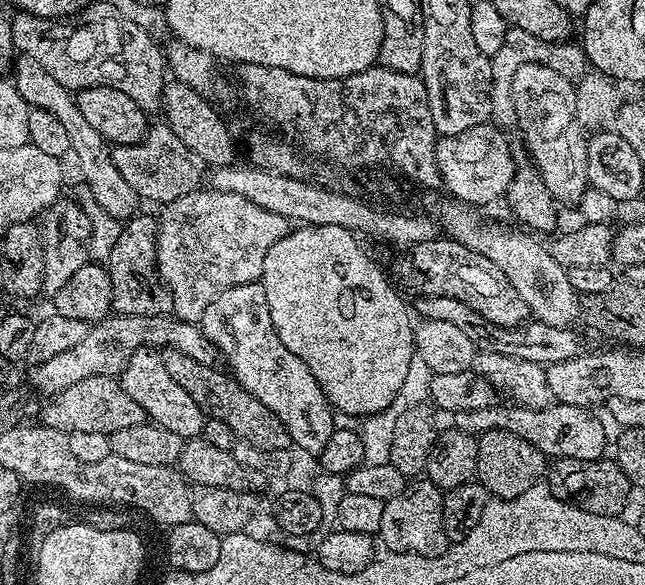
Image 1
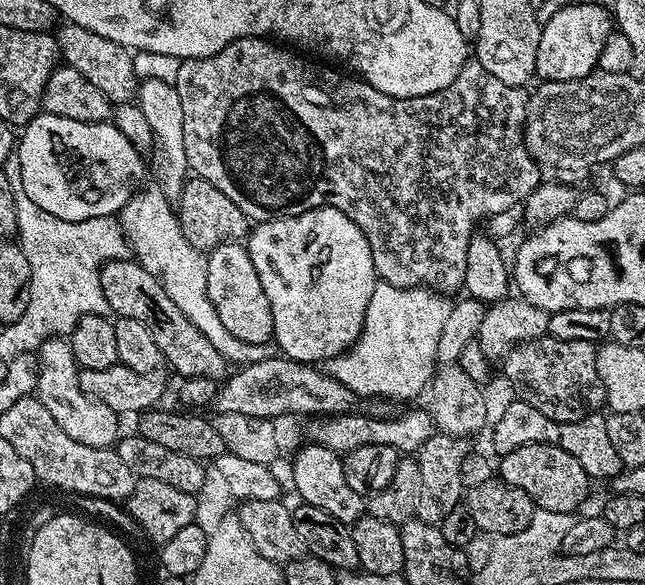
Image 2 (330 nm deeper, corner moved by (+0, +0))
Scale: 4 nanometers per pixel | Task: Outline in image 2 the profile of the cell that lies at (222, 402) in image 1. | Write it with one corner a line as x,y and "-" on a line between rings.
125,258
111,260
100,267
100,285
109,309
117,317
134,318
134,322
142,322
146,330
150,330
158,350
162,350
165,365
177,372
177,377
197,376
210,378
217,382
223,381
229,375
230,365
227,360
210,346
210,341
178,306
174,306
170,296
160,284
157,277
152,276
135,259

